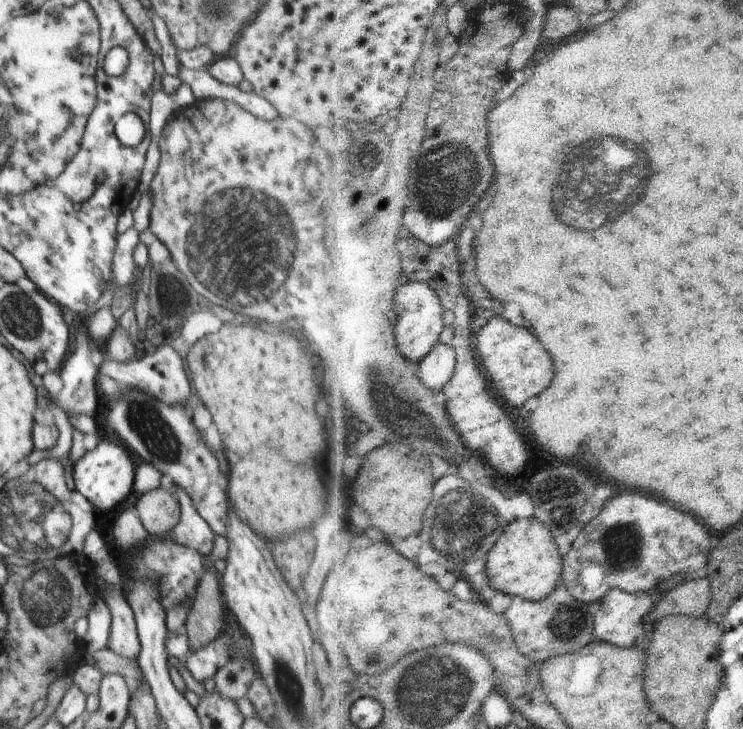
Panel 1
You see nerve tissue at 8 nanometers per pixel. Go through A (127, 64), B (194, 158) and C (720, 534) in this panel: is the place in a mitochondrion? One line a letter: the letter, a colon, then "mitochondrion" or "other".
A: other
B: other
C: other

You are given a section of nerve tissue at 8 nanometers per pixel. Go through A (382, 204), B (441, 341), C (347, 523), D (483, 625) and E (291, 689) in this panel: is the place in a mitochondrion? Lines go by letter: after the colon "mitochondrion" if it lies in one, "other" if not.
A: other
B: other
C: other
D: other
E: mitochondrion

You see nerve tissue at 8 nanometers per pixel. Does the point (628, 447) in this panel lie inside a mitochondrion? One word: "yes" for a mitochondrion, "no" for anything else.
no

